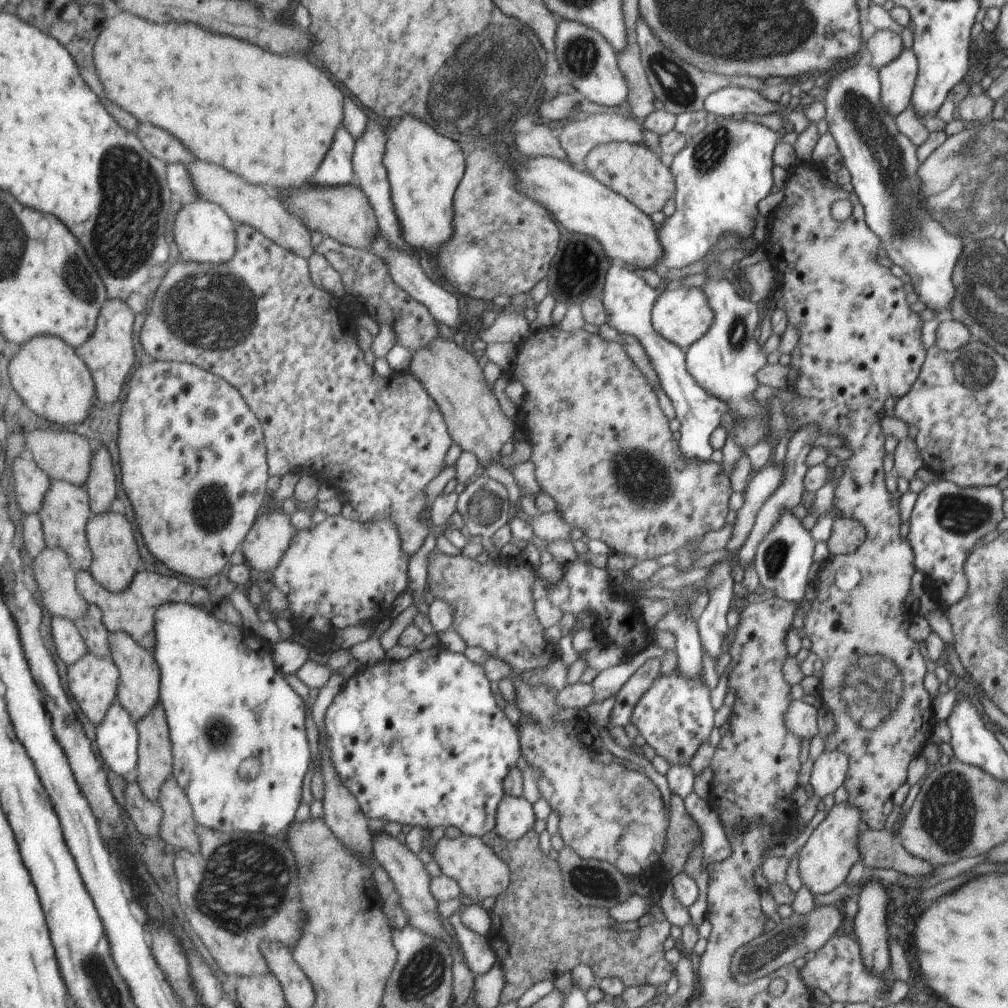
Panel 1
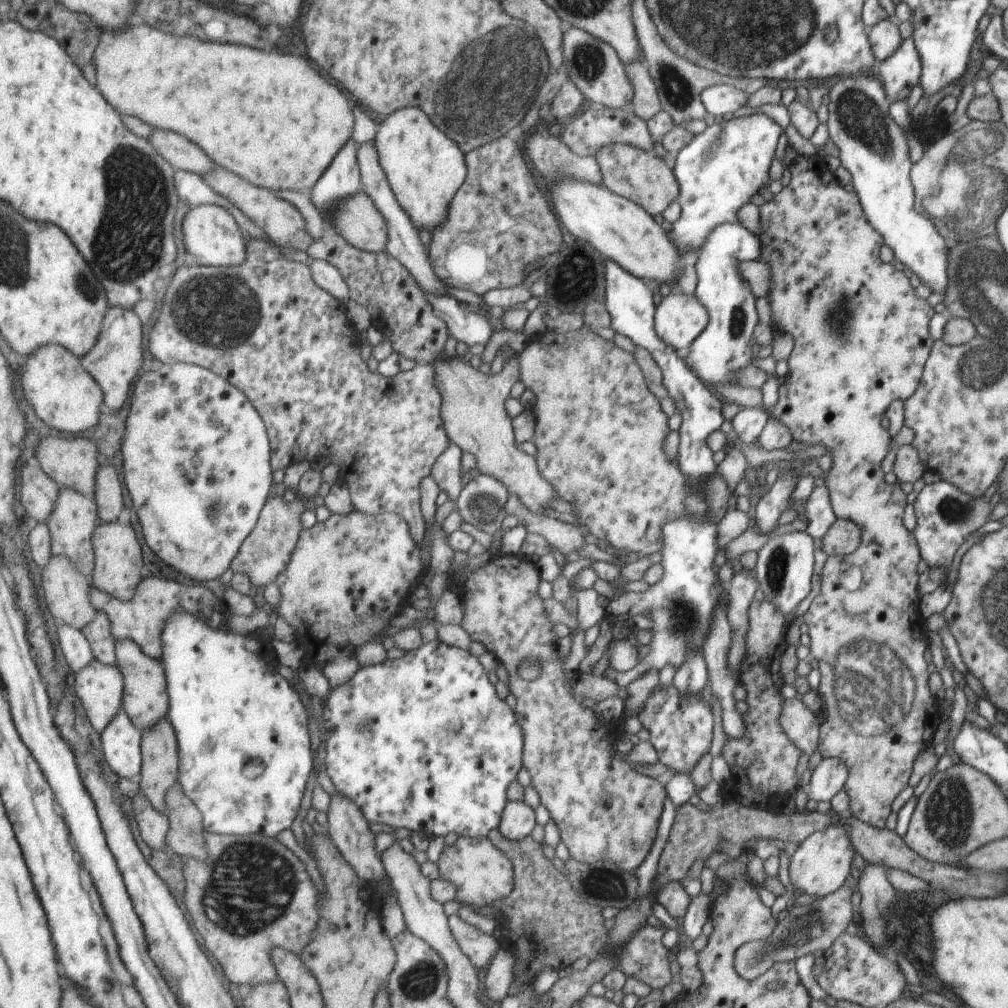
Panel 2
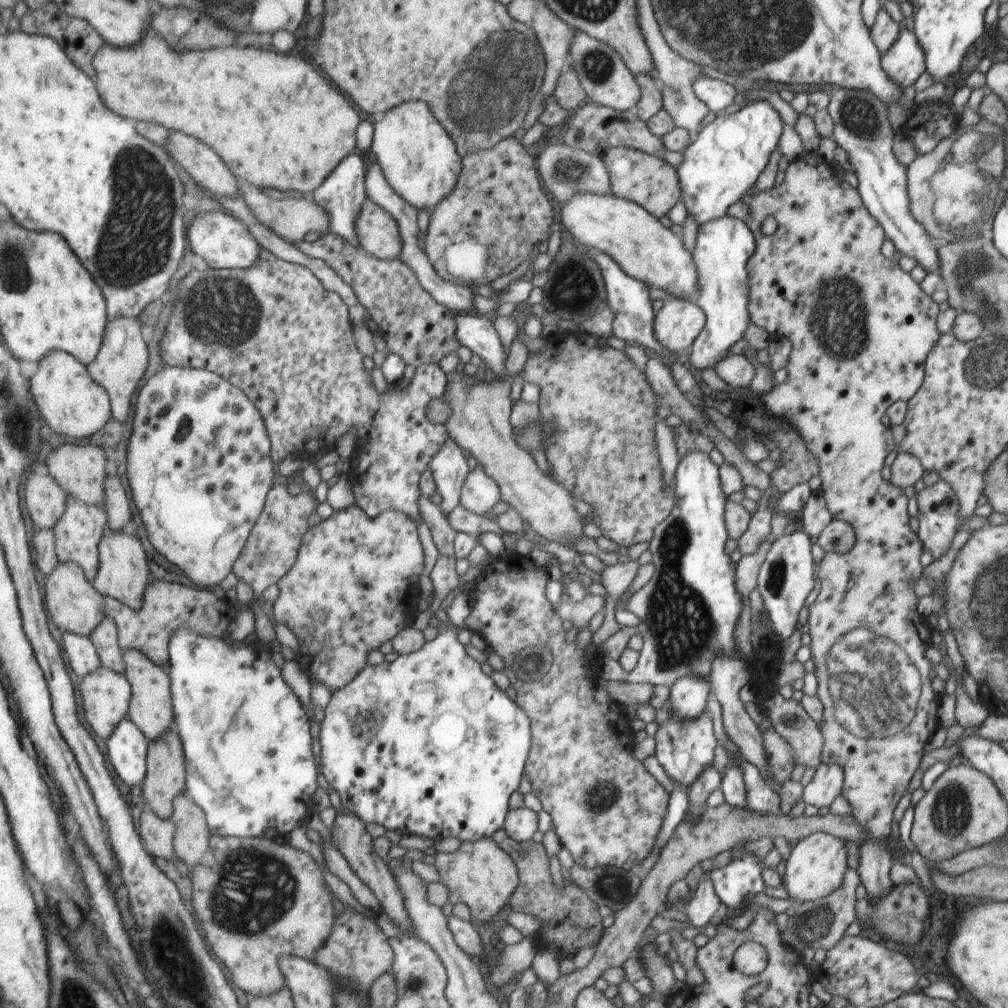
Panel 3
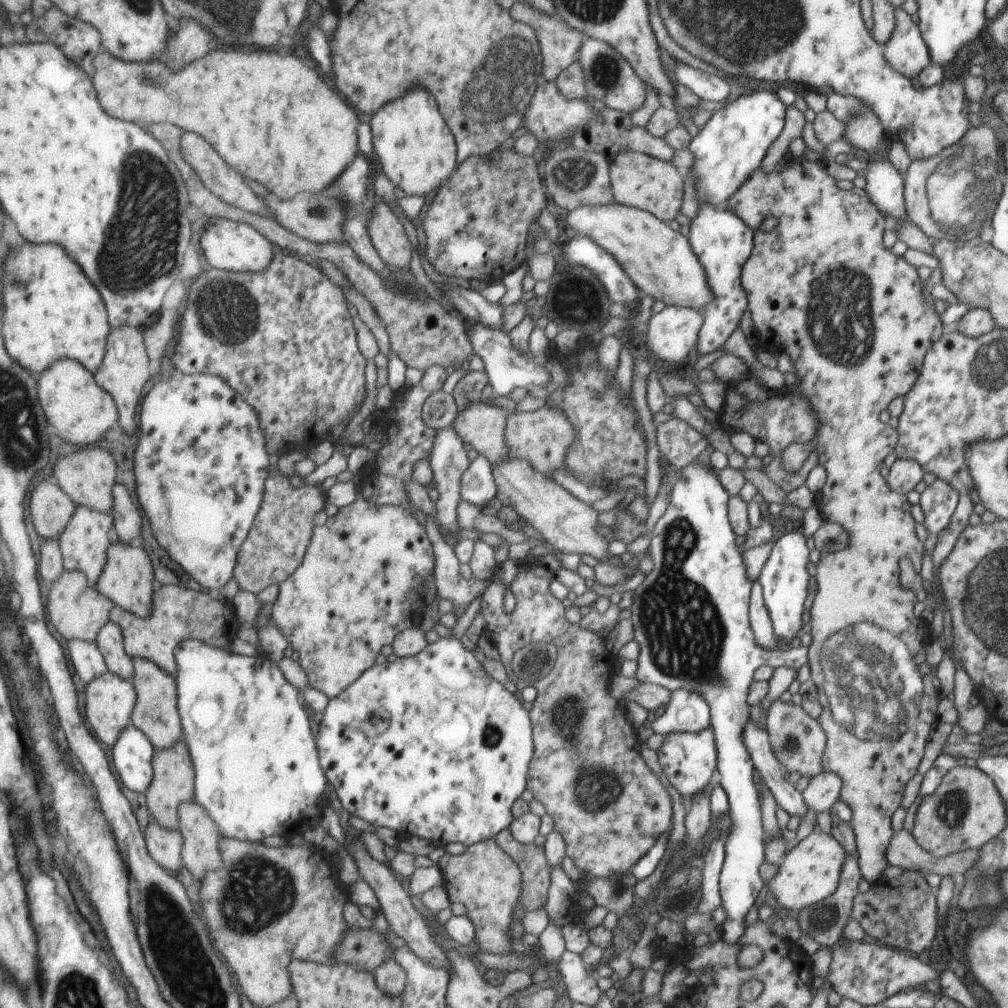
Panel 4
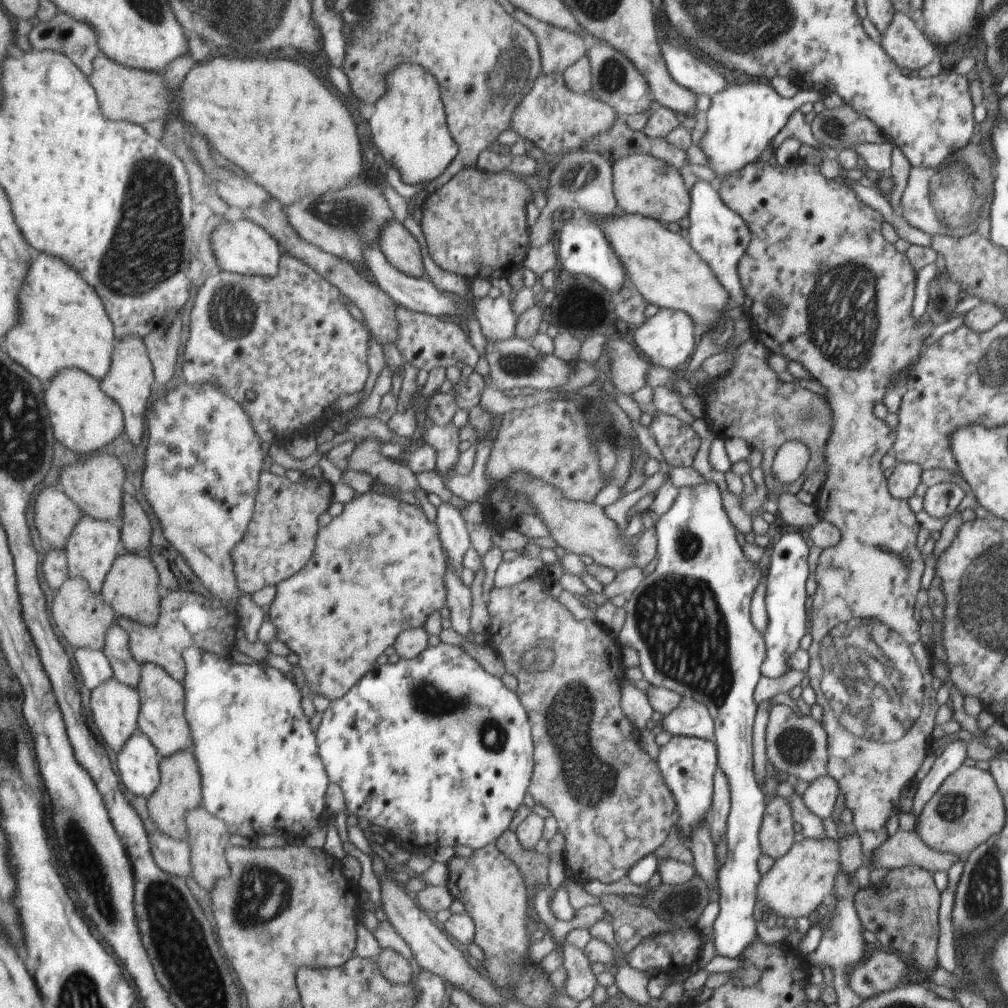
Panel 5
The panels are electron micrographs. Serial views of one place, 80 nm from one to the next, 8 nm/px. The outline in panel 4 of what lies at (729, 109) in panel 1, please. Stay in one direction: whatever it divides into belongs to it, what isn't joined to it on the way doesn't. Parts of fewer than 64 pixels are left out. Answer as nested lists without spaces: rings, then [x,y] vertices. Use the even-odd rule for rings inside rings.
[[[678,60],[673,75],[701,101],[723,102],[729,94],[728,84],[723,79],[691,68]]]

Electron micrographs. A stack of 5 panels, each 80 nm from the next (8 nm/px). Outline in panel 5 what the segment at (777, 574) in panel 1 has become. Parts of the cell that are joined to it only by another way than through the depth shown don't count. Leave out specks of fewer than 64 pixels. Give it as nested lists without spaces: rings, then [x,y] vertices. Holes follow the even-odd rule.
[[[787,532],[773,544],[769,556],[765,578],[764,605],[768,618],[767,630],[764,636],[766,659],[760,667],[760,676],[774,679],[789,670],[786,660],[798,648],[801,636],[805,634],[805,609],[808,606],[805,598],[805,582],[807,582],[807,546],[797,532]]]

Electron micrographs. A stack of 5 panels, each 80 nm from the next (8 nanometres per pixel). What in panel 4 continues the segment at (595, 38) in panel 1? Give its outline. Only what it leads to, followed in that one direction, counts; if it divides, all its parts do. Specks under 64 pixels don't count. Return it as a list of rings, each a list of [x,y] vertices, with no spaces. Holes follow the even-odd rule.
[[[593,37],[583,38],[576,57],[576,62],[581,65],[583,71],[587,99],[625,115],[637,110],[644,102],[645,82],[641,80],[640,76],[637,76],[629,62],[612,46]]]

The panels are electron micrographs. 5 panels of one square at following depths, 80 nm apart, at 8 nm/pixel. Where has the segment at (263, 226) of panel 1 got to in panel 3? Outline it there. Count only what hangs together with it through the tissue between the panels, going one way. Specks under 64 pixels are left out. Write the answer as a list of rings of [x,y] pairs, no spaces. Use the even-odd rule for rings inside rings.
[[[239,179],[237,184],[239,184],[238,189],[242,195],[241,199],[250,206],[253,214],[282,239],[287,239],[293,243],[295,240],[308,240],[330,232],[330,220],[327,211],[316,203],[312,195],[304,195],[305,198],[302,200],[291,197],[276,200],[249,181]]]

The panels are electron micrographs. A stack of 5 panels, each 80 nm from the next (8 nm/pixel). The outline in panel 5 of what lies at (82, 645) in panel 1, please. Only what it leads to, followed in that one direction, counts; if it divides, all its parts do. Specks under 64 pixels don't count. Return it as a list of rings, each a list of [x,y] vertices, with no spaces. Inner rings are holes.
[[[92,648],[74,649],[74,659],[82,676],[82,682],[90,691],[114,676],[112,662],[103,650]]]

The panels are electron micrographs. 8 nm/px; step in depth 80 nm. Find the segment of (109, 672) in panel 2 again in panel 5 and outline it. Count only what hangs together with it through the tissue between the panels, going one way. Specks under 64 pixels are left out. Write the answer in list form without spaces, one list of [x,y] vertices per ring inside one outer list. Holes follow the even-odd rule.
[[[113,676],[91,690],[90,710],[102,739],[117,754],[122,751],[130,736],[137,730],[141,708],[141,697],[137,687],[123,684]]]

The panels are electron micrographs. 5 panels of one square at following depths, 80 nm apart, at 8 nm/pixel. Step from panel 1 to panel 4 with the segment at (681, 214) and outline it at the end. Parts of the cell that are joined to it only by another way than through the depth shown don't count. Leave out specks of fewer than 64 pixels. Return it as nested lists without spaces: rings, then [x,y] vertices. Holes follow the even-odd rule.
[[[752,91],[749,96],[739,95],[737,100],[727,104],[721,110],[714,111],[713,115],[698,130],[698,133],[689,141],[686,148],[693,155],[691,167],[687,169],[689,178],[693,180],[695,198],[698,206],[702,203],[721,206],[732,194],[752,175],[753,171],[760,168],[761,160],[767,148],[779,136],[783,128],[783,114],[785,107],[773,93],[767,91]]]

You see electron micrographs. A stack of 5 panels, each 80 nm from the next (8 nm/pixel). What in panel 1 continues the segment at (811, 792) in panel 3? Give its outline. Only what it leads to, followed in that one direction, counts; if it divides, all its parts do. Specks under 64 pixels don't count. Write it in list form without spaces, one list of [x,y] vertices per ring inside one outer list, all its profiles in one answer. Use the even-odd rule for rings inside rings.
[[[823,750],[813,761],[809,777],[812,792],[821,800],[842,785],[848,769],[848,758],[840,750]]]

